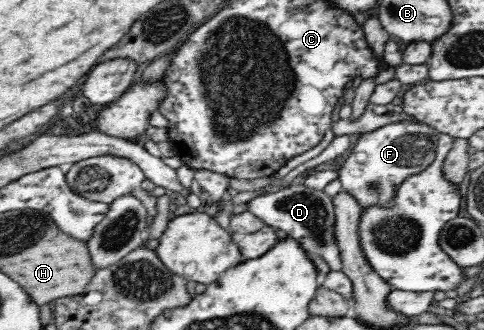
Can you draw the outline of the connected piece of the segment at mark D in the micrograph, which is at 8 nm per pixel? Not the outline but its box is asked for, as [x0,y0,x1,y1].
[246,184,341,271]

